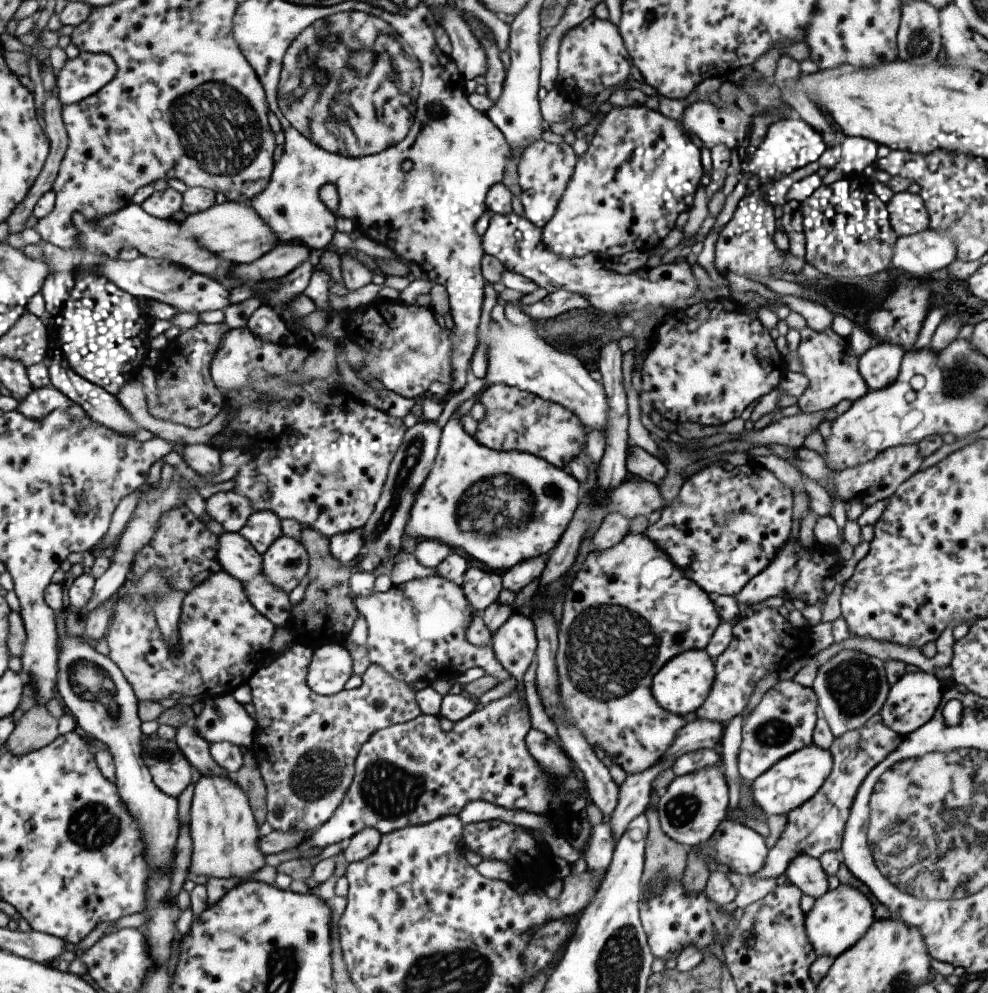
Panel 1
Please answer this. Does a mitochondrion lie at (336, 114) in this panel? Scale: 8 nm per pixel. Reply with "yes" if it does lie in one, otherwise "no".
yes

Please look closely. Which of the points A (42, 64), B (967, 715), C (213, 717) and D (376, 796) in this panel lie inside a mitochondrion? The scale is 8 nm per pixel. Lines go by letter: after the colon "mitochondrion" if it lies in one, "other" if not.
A: other
B: other
C: other
D: mitochondrion

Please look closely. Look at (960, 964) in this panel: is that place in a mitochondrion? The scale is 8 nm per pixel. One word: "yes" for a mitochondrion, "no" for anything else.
no

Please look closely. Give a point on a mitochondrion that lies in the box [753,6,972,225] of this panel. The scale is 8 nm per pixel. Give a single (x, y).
(918, 42)

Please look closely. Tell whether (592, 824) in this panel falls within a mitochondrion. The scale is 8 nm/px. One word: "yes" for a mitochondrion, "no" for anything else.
no

